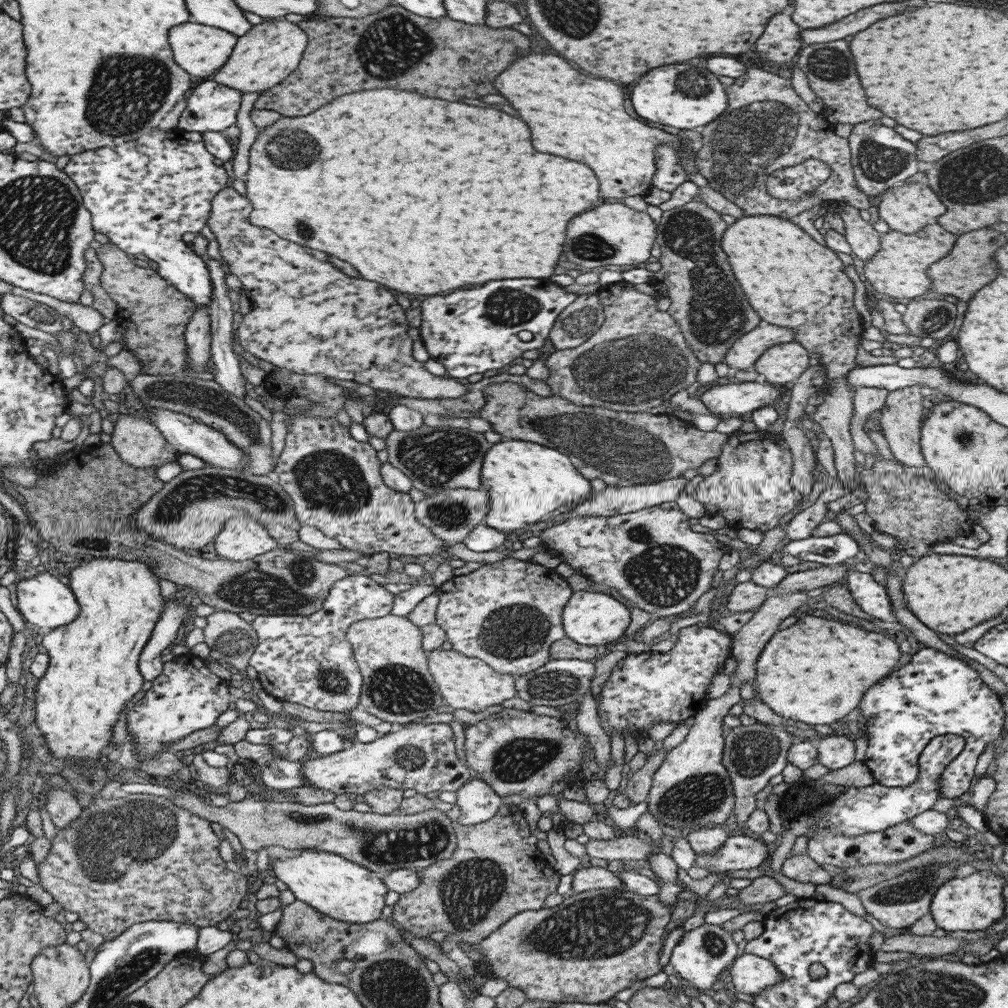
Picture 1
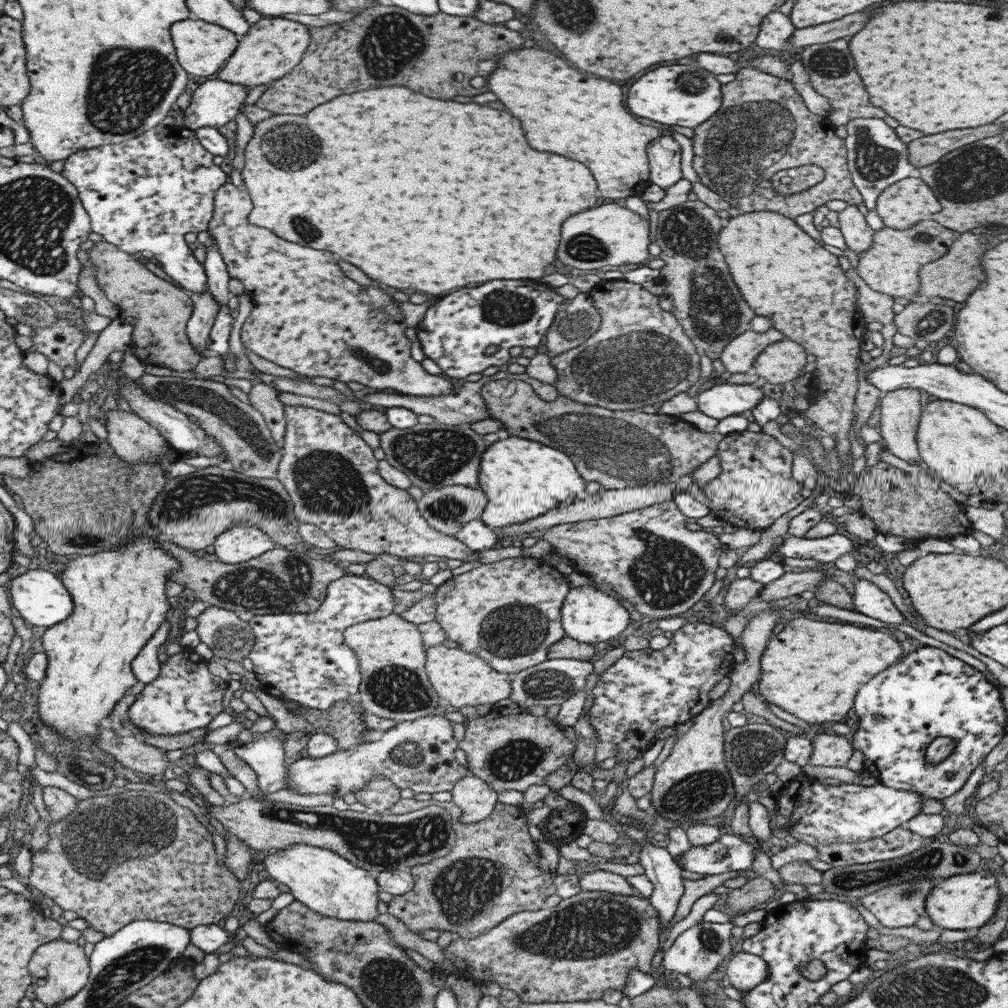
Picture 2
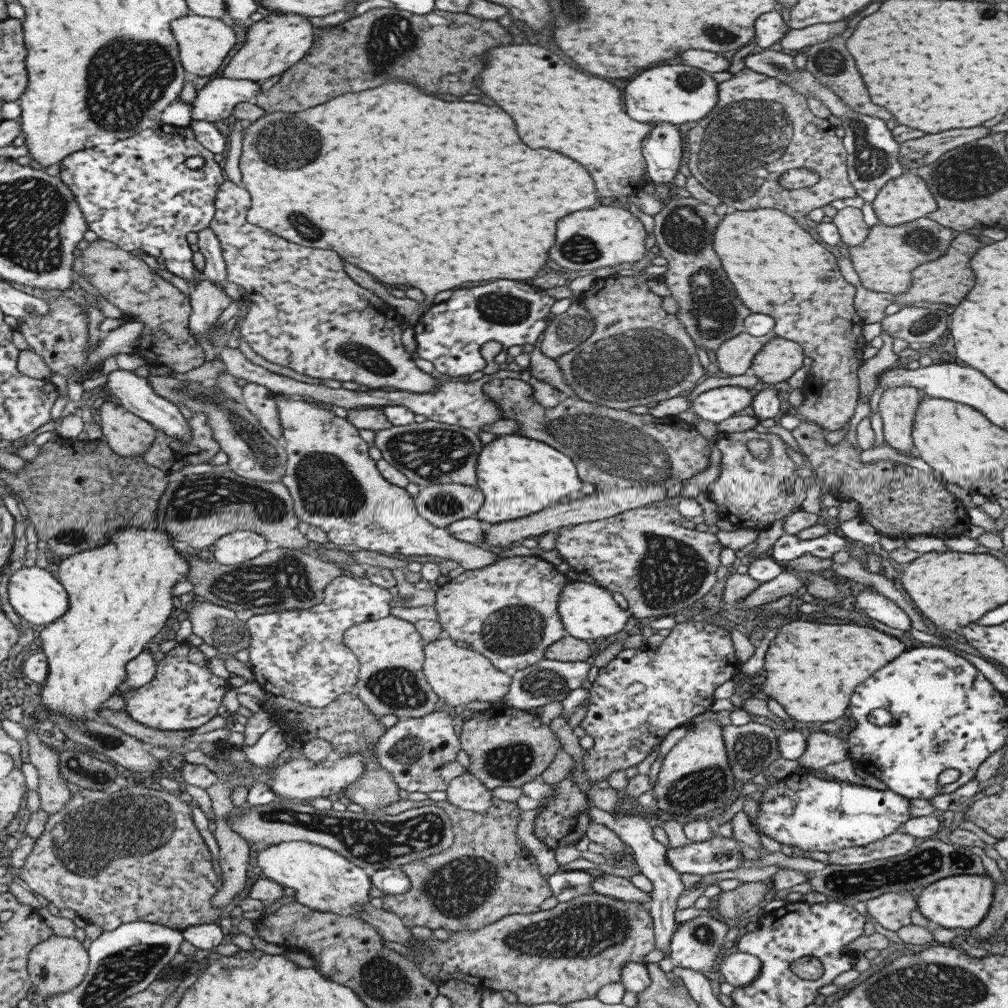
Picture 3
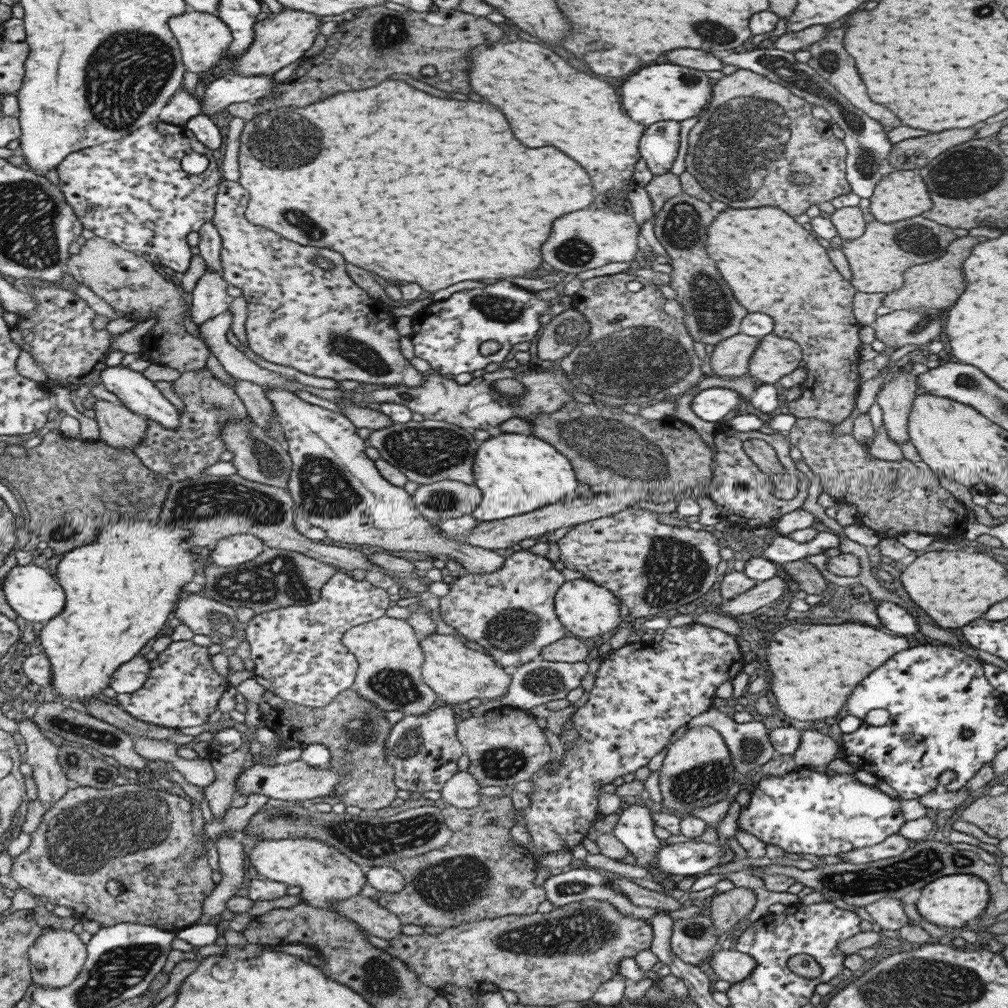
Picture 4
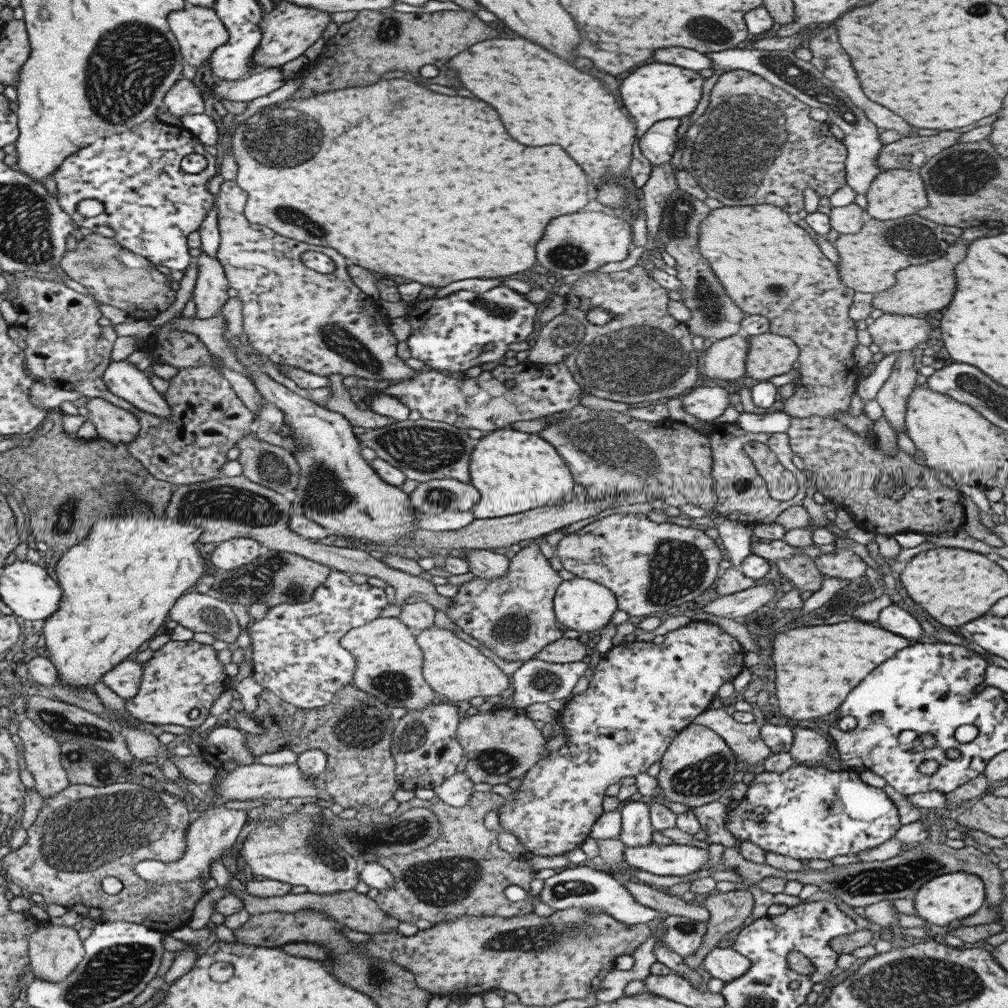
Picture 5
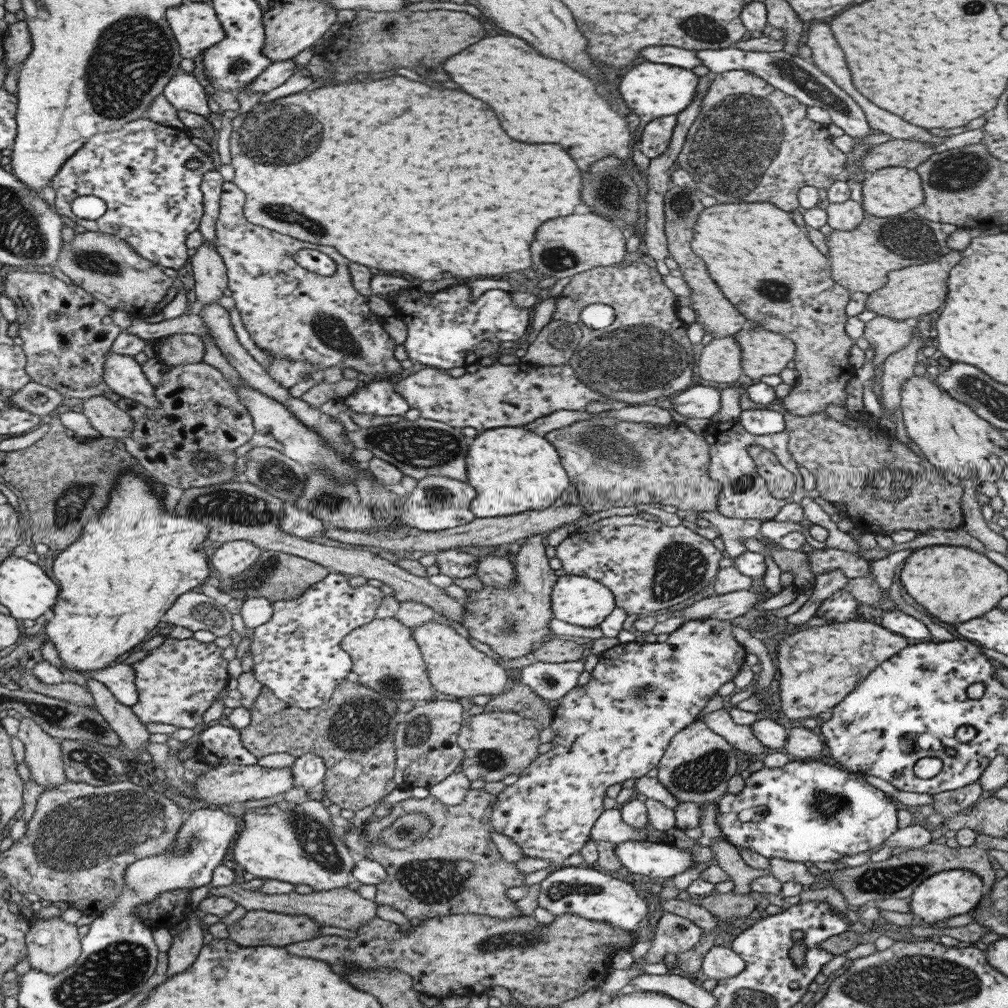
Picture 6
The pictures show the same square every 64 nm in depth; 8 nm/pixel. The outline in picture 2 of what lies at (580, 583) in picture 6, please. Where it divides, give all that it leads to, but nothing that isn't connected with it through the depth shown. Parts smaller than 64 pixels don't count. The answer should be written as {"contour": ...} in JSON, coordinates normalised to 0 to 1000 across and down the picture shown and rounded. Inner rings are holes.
{"contour":[[[584,580],[566,582],[563,586],[556,603],[556,616],[561,631],[568,635],[594,641],[604,633],[618,627],[624,615],[622,605],[616,601],[607,588],[596,586]]]}

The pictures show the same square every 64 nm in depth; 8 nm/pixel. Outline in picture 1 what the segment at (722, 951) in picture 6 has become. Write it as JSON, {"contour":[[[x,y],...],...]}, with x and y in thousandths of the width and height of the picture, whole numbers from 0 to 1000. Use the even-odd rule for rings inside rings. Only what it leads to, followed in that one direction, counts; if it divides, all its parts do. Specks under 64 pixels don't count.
{"contour":[[[747,946],[730,948],[722,961],[725,968],[722,979],[745,988],[776,971],[766,954]]]}

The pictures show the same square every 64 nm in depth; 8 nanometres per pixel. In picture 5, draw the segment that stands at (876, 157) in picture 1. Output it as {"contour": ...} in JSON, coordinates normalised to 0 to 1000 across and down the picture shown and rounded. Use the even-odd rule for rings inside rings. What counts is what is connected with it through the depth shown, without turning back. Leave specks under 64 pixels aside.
{"contour":[[[735,45],[713,52],[698,53],[698,55],[703,58],[706,67],[709,69],[713,69],[713,67],[717,67],[719,70],[741,69],[754,75],[757,79],[764,80],[767,85],[778,89],[781,93],[787,94],[793,101],[805,107],[818,109],[822,121],[828,123],[837,132],[838,179],[846,190],[857,193],[864,178],[878,169],[868,161],[872,148],[876,146],[876,142],[871,140],[870,125],[862,121],[857,111],[850,107],[835,89],[818,77],[803,61],[790,58],[786,50],[747,50]]]}

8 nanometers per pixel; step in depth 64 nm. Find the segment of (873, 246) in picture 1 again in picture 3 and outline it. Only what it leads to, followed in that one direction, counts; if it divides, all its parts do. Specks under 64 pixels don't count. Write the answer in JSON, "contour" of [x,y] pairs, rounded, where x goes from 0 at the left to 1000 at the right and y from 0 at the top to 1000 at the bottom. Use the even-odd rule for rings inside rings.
{"contour":[[[844,204],[829,208],[829,212],[822,219],[829,224],[833,238],[842,245],[850,244],[861,231],[854,209]]]}

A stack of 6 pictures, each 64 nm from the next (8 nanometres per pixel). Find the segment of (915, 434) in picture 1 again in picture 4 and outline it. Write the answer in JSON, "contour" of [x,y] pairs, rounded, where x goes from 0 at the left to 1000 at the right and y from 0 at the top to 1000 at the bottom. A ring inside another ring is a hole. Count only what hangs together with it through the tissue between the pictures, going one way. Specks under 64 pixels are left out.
{"contour":[[[892,367],[890,373],[873,386],[867,399],[874,407],[875,421],[882,435],[888,440],[894,440],[901,437],[900,414],[910,387],[908,372]]]}

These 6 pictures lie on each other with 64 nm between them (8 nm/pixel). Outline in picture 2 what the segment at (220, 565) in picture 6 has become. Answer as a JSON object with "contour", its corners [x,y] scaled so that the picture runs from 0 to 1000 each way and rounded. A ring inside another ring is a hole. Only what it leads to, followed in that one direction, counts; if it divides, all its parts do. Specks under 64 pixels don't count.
{"contour":[[[234,518],[210,538],[211,550],[223,560],[243,558],[266,546],[275,544],[259,526],[244,518]]]}

